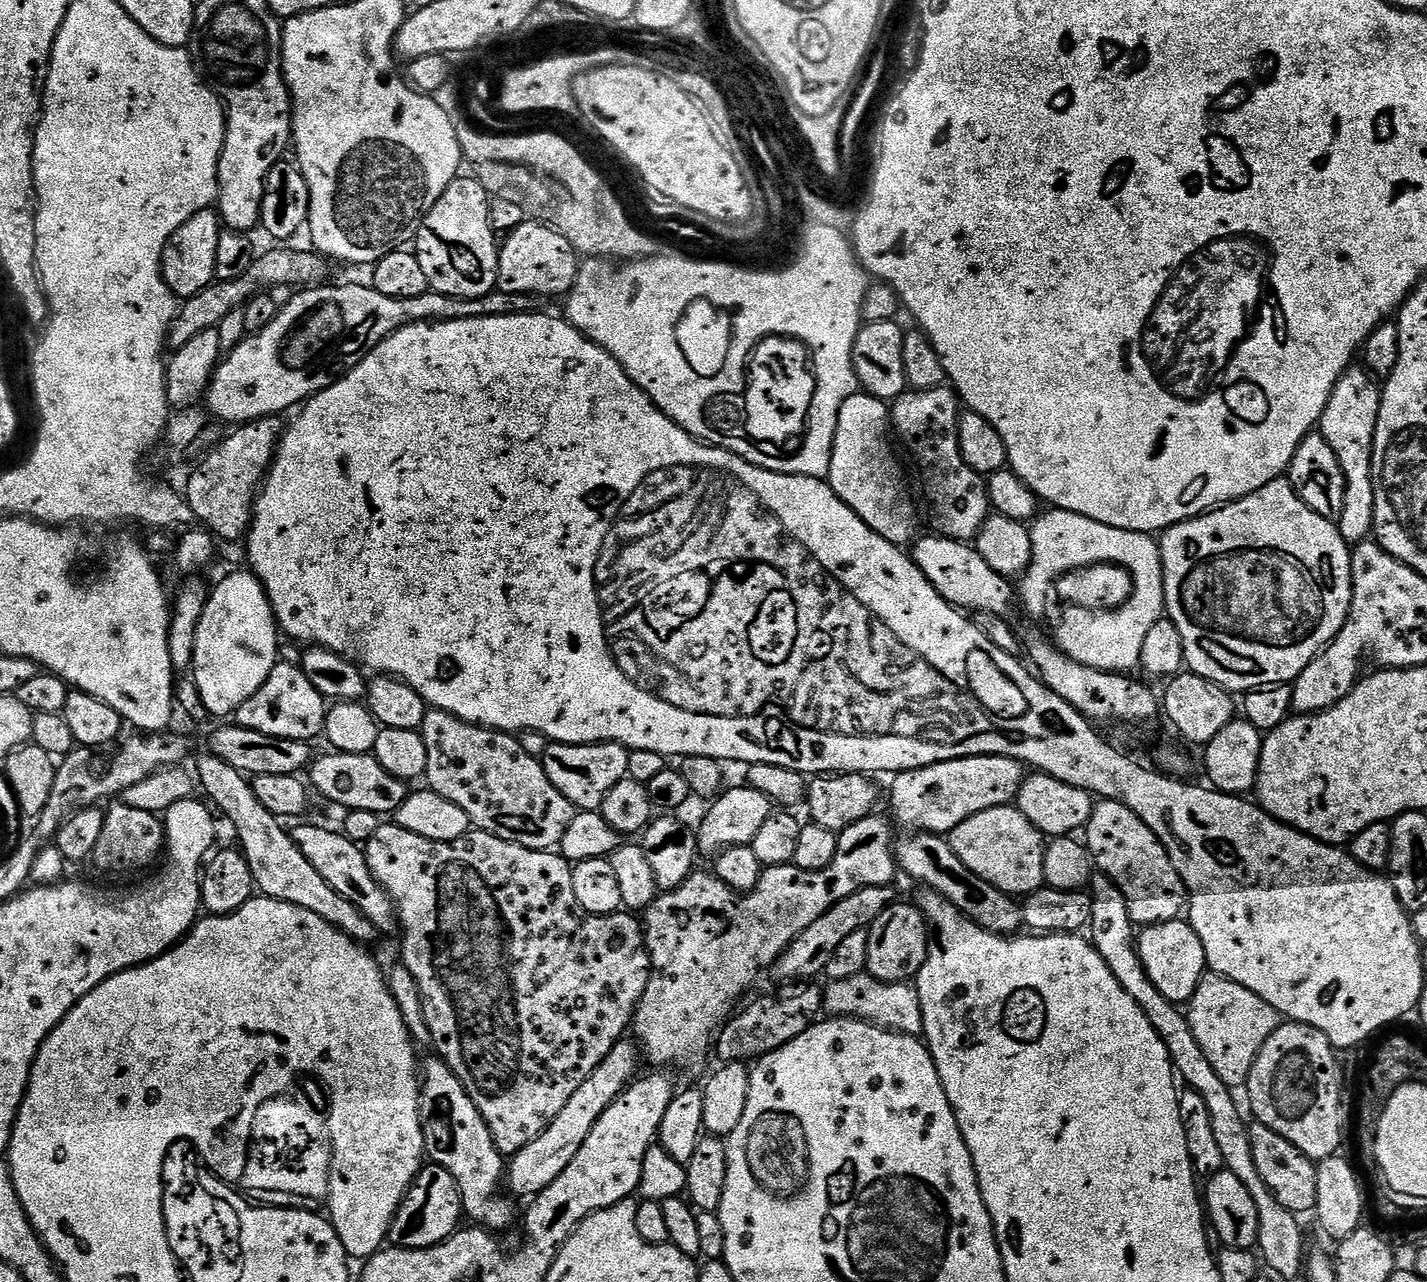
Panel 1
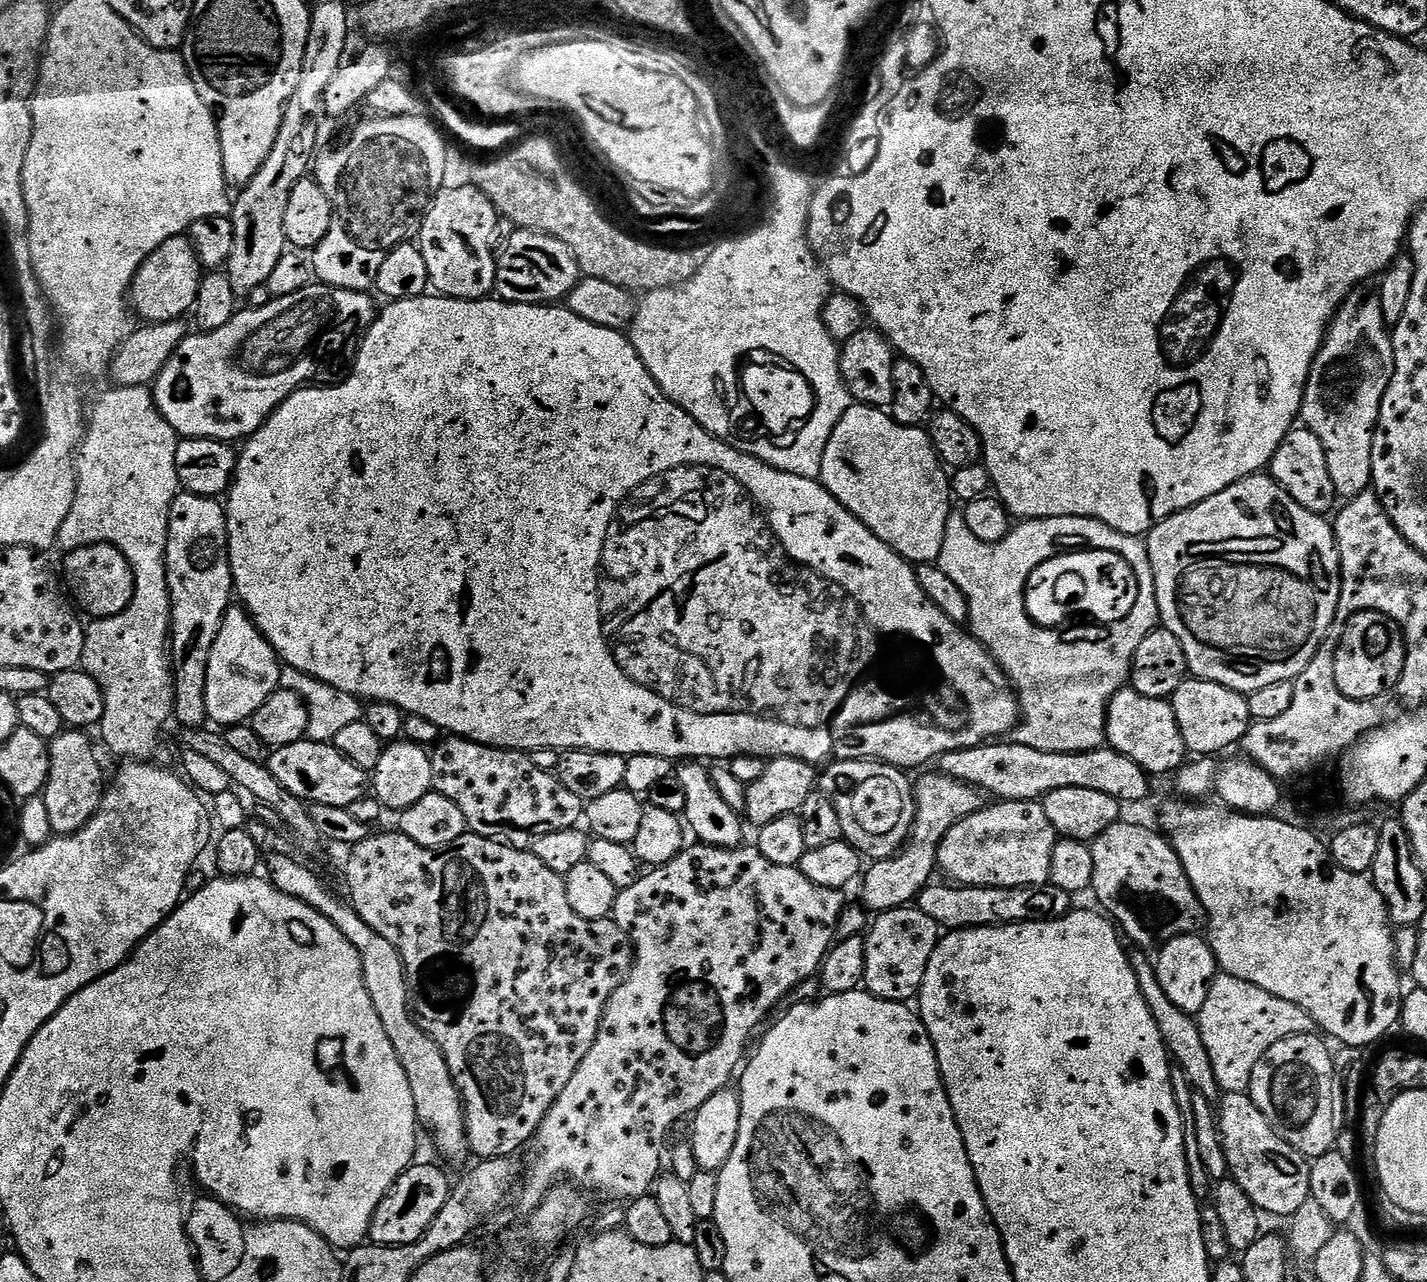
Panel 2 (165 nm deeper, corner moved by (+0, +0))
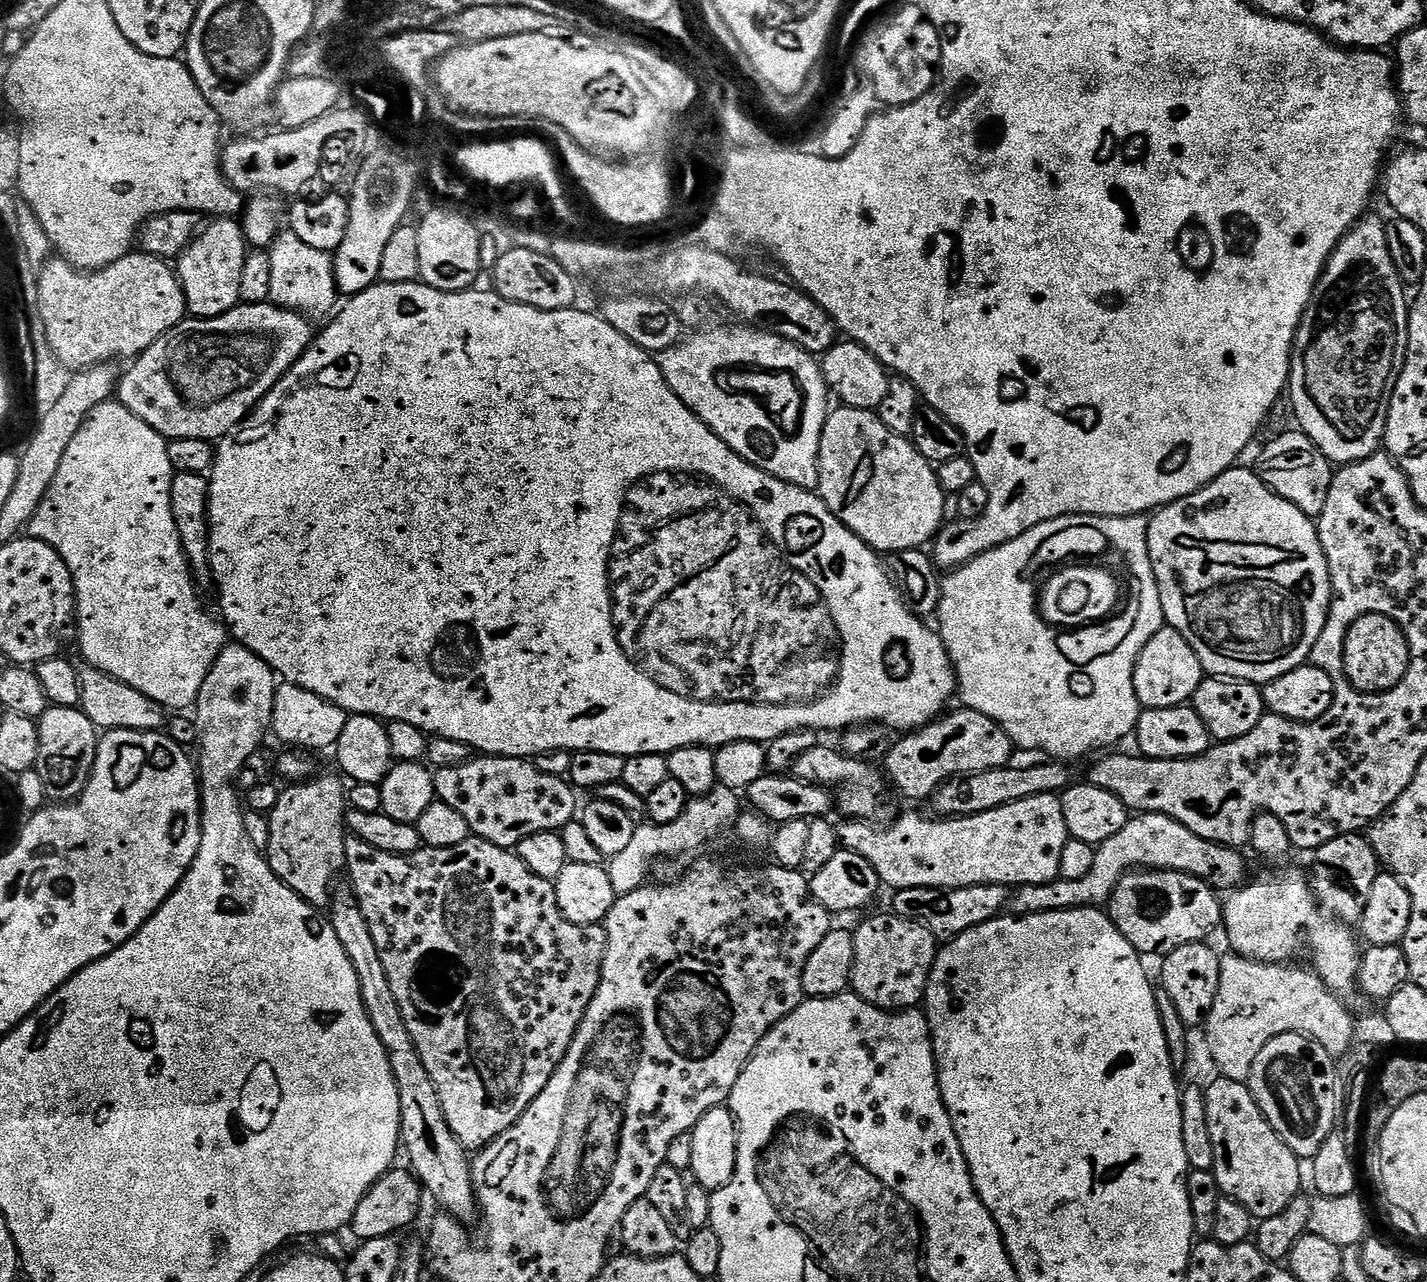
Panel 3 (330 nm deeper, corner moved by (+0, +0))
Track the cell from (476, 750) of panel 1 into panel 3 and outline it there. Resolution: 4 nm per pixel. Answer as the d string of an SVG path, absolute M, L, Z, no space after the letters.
M476 754L469 758L465 764L435 769L434 775L436 777L436 799L441 800L446 806L454 806L454 810L458 810L458 814L462 814L462 818L466 818L469 833L473 837L485 840L486 842L494 842L494 846L502 846L509 850L515 849L516 844L522 842L522 838L530 838L530 834L559 832L561 828L565 828L571 820L577 819L578 816L578 804L576 808L577 789L563 776L542 774L542 770L538 770L535 762L528 758L519 760L513 756L485 756L483 754Z

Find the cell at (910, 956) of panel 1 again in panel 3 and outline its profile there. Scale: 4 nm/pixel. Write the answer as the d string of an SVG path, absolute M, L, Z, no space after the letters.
M895 914L872 916L854 932L854 970L851 991L876 1008L912 1010L923 1001L938 941L926 926Z

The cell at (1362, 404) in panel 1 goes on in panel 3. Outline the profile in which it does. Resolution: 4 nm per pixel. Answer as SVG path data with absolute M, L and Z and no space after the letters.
M1365 215L1358 221L1329 256L1292 343L1292 373L1288 375L1288 388L1290 396L1292 392L1296 420L1300 423L1297 424L1299 431L1309 436L1321 454L1336 466L1364 460L1381 447L1388 407L1408 345L1410 300L1404 297L1406 285L1386 246L1385 221L1372 215Z

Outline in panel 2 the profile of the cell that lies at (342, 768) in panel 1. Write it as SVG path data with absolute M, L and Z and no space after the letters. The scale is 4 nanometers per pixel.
M309 738L291 743L290 746L273 749L266 763L278 782L307 804L348 808L367 795L371 785L369 773L350 762L333 743L316 742Z

